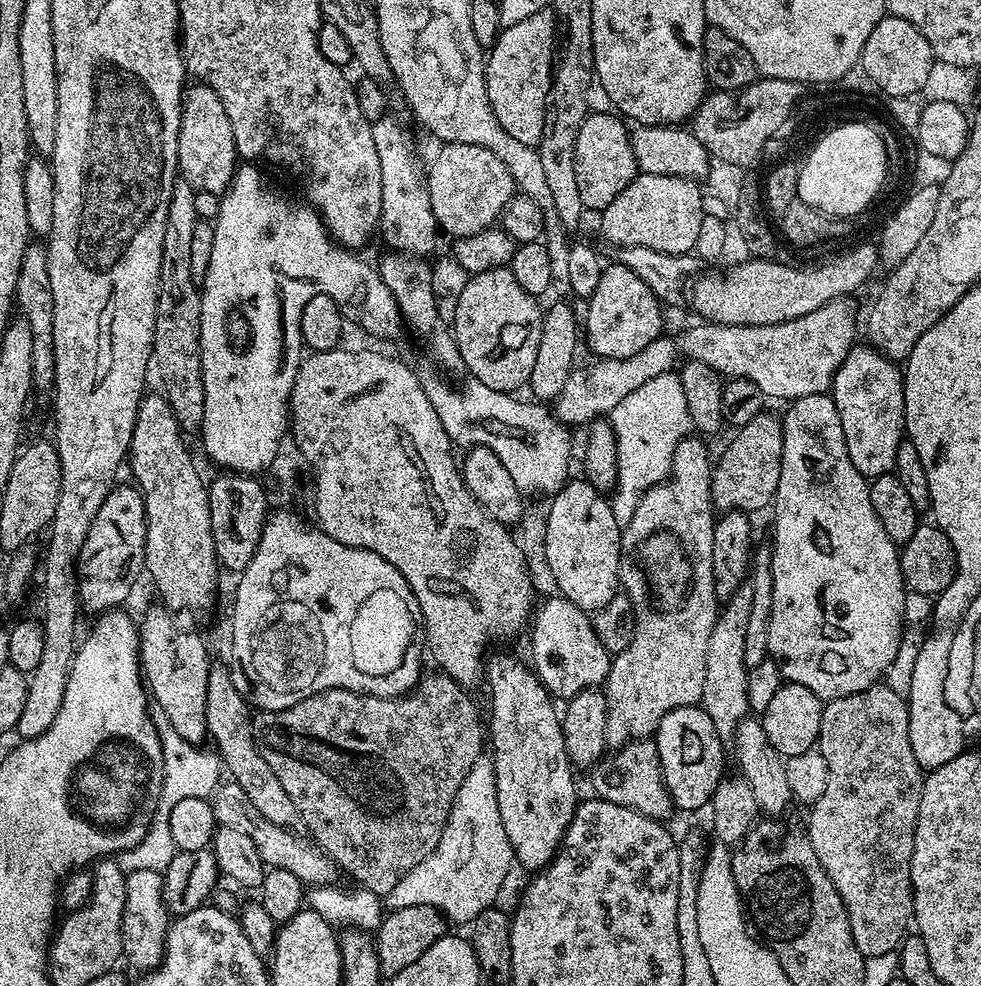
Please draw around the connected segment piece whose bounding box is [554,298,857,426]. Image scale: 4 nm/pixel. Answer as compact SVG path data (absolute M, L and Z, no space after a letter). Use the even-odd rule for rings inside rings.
M841 298L839 300L831 300L826 306L822 306L818 310L810 310L808 314L802 314L800 318L794 318L793 320L787 320L781 324L771 324L770 326L742 326L741 324L714 324L711 322L696 322L693 328L688 328L680 337L677 338L676 344L668 337L668 334L661 334L654 342L650 342L650 346L643 347L642 350L638 350L638 354L630 354L630 358L610 358L609 360L597 359L596 365L593 368L584 369L583 366L577 367L566 378L566 386L562 386L562 394L558 394L554 401L554 415L557 420L563 422L563 424L569 426L575 426L575 424L582 424L582 426L588 426L596 419L607 417L614 410L614 406L618 406L618 402L622 402L622 398L626 398L626 394L630 394L634 390L638 390L638 386L642 386L642 382L650 382L650 378L658 378L663 372L672 372L677 367L676 362L676 348L683 355L682 357L689 360L697 360L698 362L706 363L714 371L718 372L721 377L735 378L741 376L746 378L750 382L754 382L754 386L758 386L758 390L762 390L762 394L766 398L772 396L776 400L784 400L783 402L791 402L802 398L803 396L809 396L810 394L825 394L832 387L832 379L834 374L838 370L838 366L842 366L842 362L846 358L846 354L857 343L856 340L856 316L852 313L852 308L848 305L847 299Z

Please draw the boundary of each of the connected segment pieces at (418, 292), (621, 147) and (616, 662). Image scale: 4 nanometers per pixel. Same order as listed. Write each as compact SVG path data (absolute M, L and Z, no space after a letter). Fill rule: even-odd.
M388 254L378 263L378 271L382 282L392 292L392 297L398 302L400 312L404 315L404 323L416 332L432 347L432 352L446 367L457 367L460 364L460 352L456 349L449 329L440 321L440 308L436 305L436 284L432 281L432 268L427 259L403 254Z
M593 111L582 122L576 139L578 194L582 194L582 202L588 210L603 210L610 206L610 202L614 202L638 175L629 125L619 115L608 112Z
M685 438L678 442L672 459L672 474L667 480L647 488L634 510L634 518L624 527L620 533L620 588L623 595L630 598L636 625L634 626L634 638L626 650L615 653L612 656L612 665L609 668L607 680L602 685L602 691L606 698L606 742L608 748L618 750L622 745L629 744L632 740L647 740L655 737L658 726L666 714L675 708L691 708L700 704L702 698L702 686L706 682L706 646L710 646L710 634L714 630L714 622L718 611L718 597L716 583L714 582L714 507L711 496L711 478L714 460L708 457L708 448L703 444L703 439L692 440Z

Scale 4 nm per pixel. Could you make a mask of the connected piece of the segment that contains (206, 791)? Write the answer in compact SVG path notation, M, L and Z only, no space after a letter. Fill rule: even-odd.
M163 718L156 720L156 729L160 731L164 754L164 785L160 791L160 801L156 803L155 818L152 820L146 837L138 846L117 855L119 866L127 873L134 870L154 870L162 874L178 851L170 829L170 810L178 806L182 798L211 797L222 780L220 777L220 772L222 776L222 761L215 751L207 752L207 747L186 742L186 738L177 734Z

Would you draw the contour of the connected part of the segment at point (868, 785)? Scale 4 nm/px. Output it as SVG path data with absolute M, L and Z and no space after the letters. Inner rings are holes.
M877 682L858 694L827 701L822 710L818 750L822 758L826 758L828 777L822 798L818 798L809 811L812 813L806 827L808 841L846 906L854 946L858 946L865 958L890 954L899 949L914 916L912 855L925 778L910 746L907 699L890 690L888 683Z

